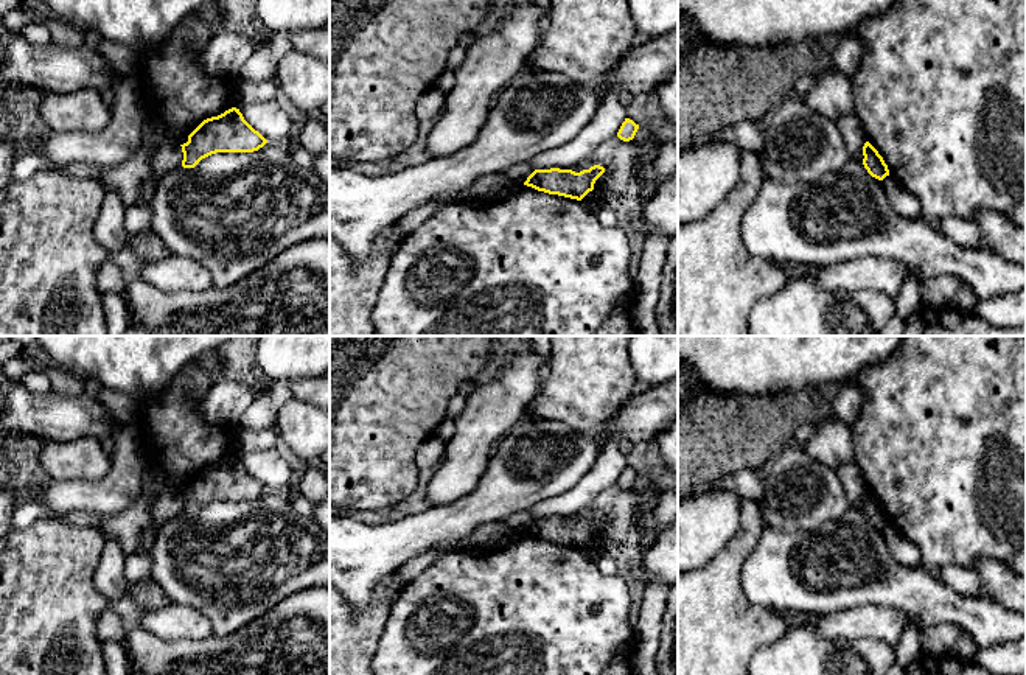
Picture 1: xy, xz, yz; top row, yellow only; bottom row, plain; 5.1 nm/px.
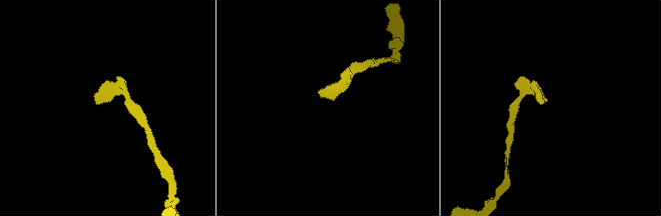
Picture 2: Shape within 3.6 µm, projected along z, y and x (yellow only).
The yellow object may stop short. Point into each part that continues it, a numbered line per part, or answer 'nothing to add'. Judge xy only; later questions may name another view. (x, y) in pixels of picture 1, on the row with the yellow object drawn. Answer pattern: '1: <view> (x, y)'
nothing to add

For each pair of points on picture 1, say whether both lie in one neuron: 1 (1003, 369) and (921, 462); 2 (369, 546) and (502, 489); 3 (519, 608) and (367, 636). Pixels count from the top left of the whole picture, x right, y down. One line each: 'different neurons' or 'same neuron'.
1: same neuron
2: same neuron
3: different neurons

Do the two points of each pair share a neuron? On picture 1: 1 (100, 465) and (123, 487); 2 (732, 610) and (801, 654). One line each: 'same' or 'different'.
1: different
2: different

